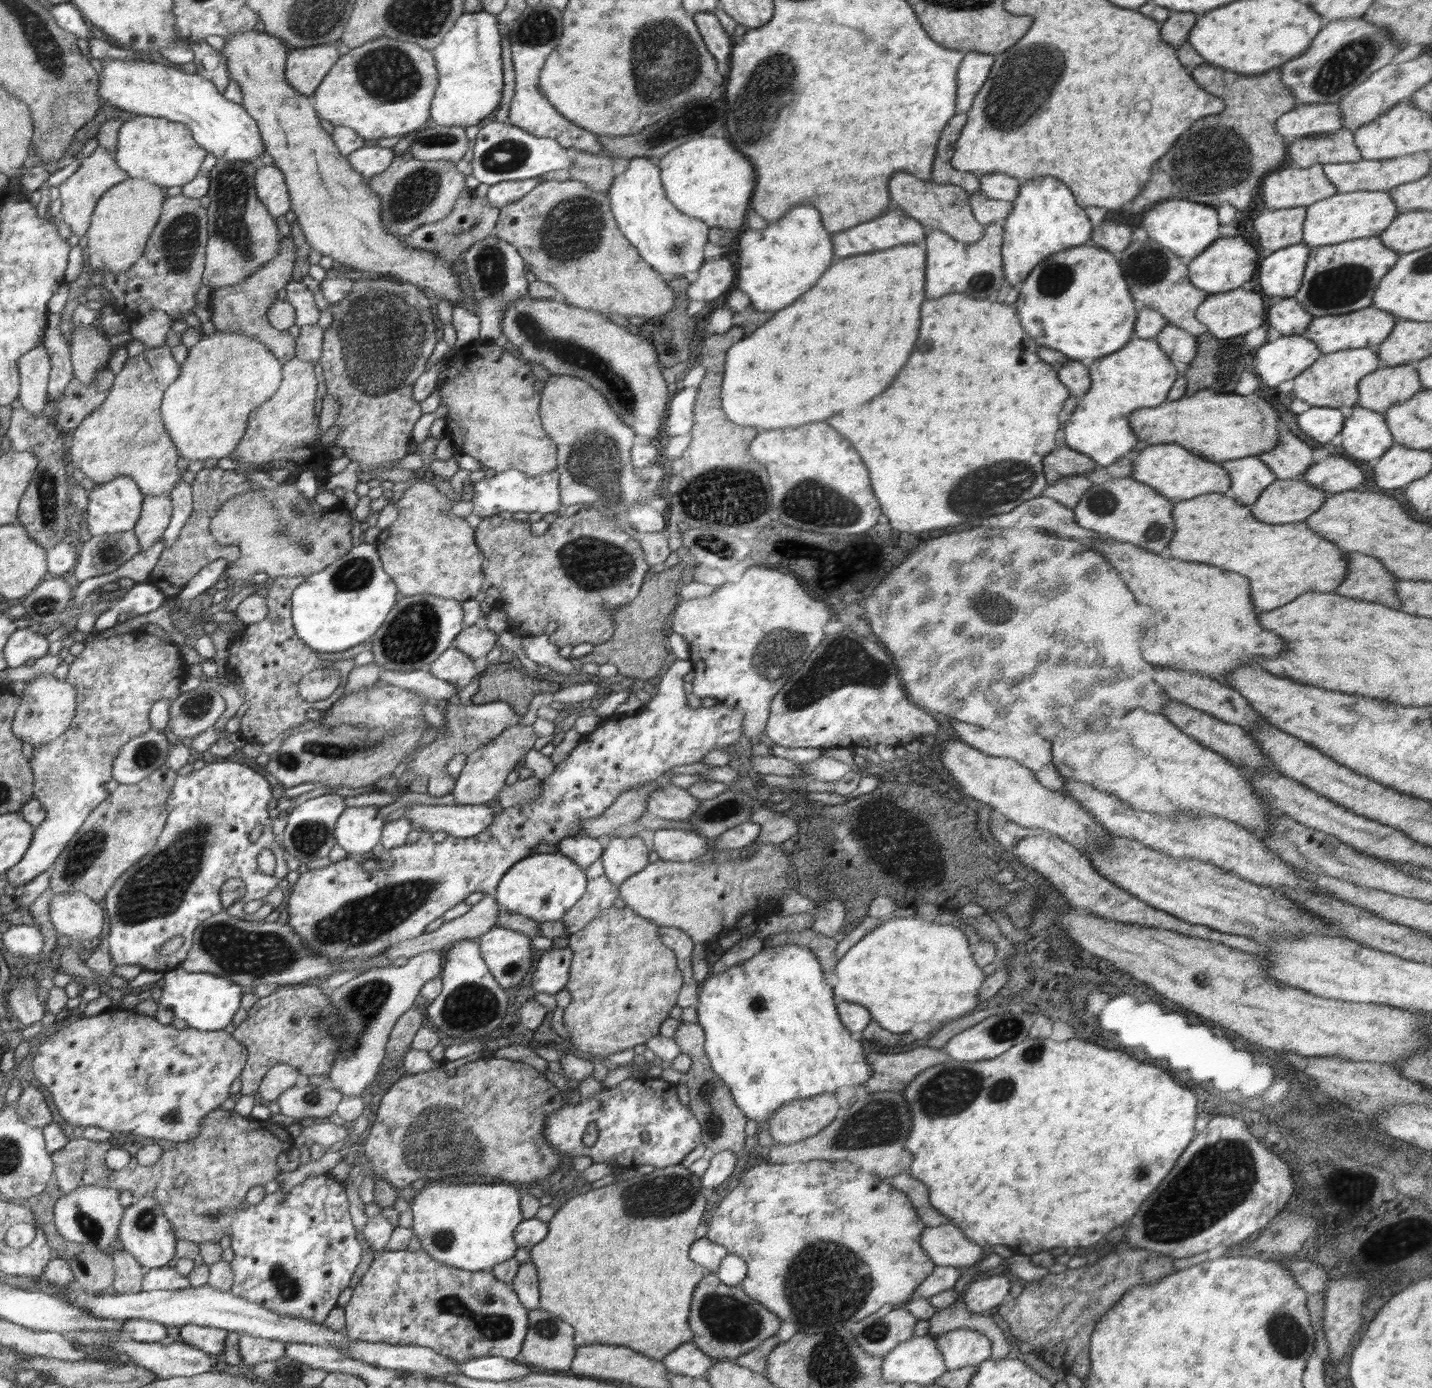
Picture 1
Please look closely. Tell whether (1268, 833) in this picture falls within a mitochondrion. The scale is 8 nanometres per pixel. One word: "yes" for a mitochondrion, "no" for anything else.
no

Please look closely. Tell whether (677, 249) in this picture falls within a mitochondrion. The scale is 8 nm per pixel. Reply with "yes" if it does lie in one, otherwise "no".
yes

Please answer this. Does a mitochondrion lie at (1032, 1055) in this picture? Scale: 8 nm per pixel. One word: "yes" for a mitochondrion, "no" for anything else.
yes

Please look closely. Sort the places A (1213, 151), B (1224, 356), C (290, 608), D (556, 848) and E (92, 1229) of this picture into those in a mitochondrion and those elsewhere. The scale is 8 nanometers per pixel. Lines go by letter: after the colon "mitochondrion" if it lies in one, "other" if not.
A: mitochondrion
B: mitochondrion
C: other
D: other
E: mitochondrion

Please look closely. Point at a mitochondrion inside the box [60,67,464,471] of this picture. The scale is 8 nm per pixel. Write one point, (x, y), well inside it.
(381, 337)

